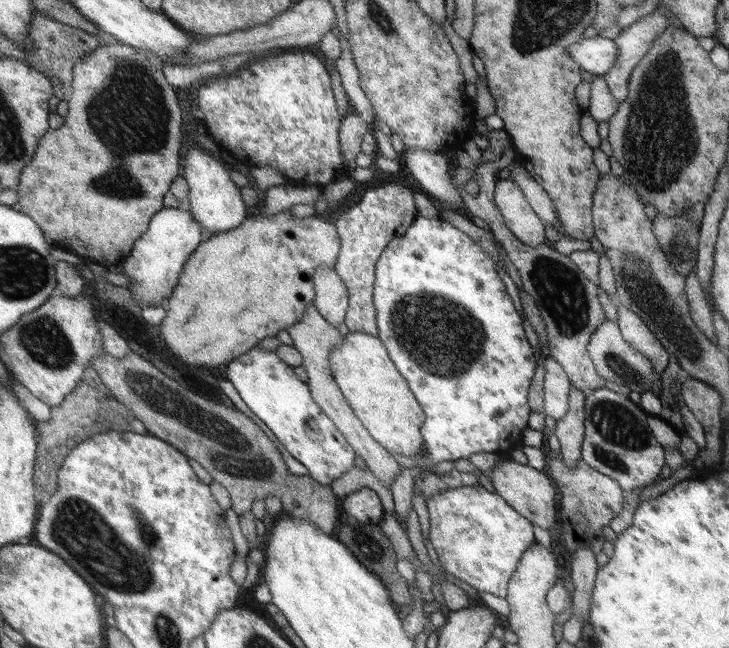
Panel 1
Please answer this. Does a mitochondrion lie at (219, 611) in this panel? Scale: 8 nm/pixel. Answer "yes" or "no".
no

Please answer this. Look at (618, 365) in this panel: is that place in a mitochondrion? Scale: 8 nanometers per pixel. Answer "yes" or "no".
yes

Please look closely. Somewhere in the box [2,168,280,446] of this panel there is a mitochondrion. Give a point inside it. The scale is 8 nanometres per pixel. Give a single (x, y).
(43, 339)

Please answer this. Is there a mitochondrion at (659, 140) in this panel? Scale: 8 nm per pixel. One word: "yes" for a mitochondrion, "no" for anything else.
yes

